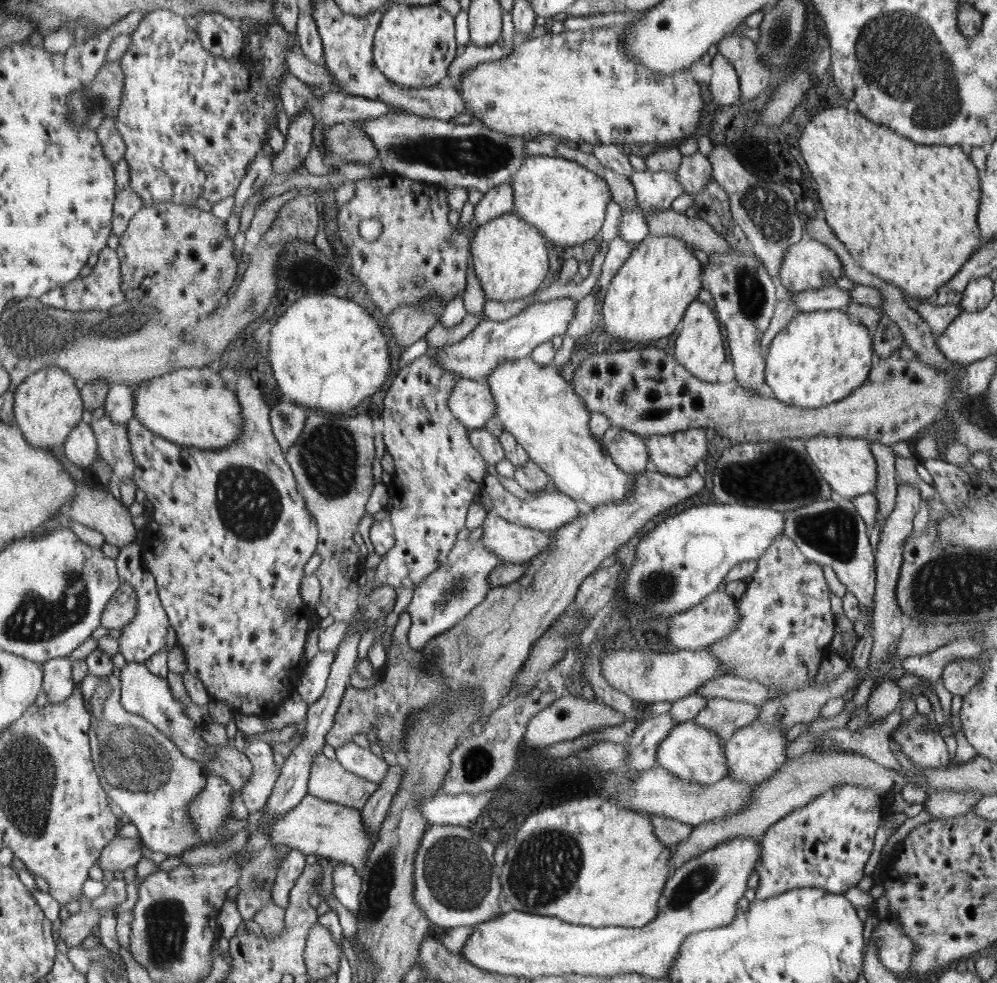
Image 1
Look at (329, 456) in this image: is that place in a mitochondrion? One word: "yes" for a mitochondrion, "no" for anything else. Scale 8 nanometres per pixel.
yes

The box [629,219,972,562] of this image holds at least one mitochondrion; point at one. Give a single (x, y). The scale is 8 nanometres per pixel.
(786, 478)

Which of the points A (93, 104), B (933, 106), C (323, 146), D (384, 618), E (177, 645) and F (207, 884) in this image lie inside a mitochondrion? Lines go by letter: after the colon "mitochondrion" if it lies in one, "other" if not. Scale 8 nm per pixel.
A: mitochondrion
B: mitochondrion
C: other
D: other
E: other
F: other

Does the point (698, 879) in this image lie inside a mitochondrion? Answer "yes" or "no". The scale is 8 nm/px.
yes

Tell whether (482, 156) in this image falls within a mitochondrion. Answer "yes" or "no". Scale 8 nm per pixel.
yes

